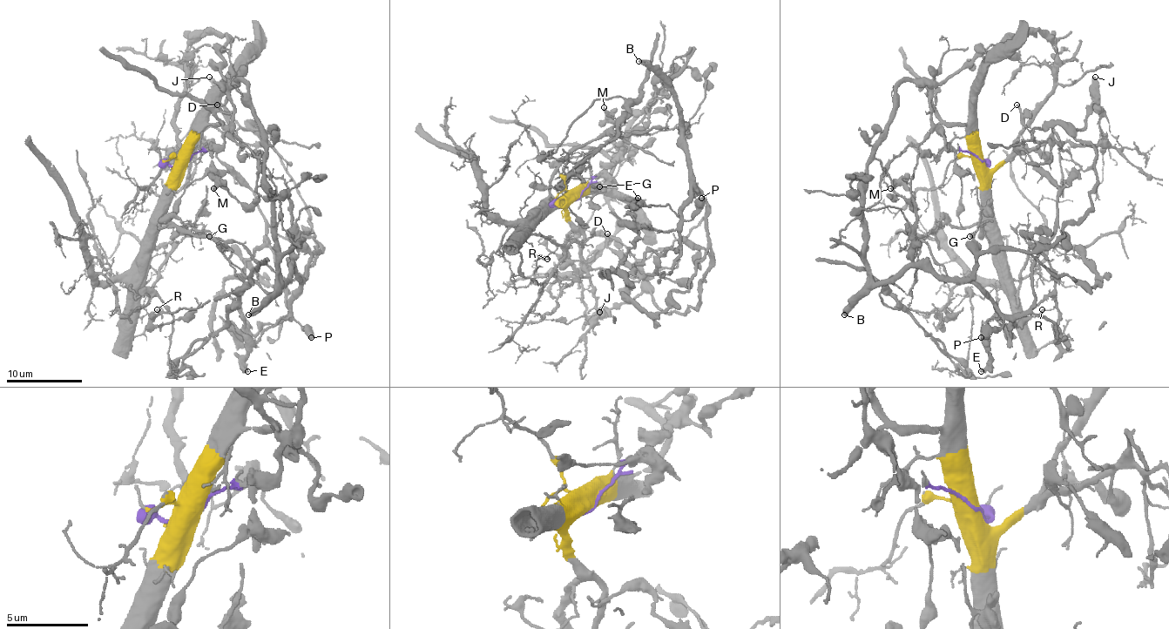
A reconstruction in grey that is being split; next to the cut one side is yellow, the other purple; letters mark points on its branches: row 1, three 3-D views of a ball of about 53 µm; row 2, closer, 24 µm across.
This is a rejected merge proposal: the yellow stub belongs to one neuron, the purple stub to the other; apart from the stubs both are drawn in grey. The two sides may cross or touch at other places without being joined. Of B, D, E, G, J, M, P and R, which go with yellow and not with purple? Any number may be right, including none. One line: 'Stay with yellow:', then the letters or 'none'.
Stay with yellow: G, R

